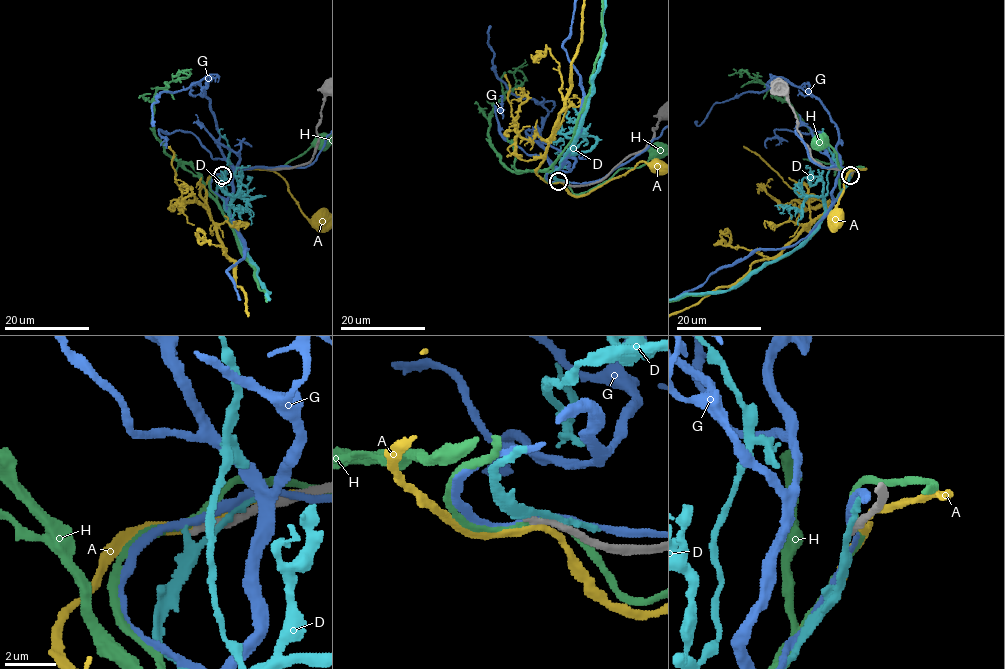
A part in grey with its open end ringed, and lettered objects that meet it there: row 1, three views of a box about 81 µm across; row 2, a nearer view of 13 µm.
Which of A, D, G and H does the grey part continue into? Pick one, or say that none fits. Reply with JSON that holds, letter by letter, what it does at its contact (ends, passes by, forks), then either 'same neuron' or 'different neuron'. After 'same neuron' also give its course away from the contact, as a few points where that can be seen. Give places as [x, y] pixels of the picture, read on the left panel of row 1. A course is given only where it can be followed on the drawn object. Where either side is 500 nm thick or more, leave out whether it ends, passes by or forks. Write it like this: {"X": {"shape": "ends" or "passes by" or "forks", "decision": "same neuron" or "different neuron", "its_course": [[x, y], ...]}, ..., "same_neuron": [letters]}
{"A": {"shape": "passes by", "decision": "different neuron"}, "D": {"shape": "passes by", "decision": "different neuron"}, "G": {"shape": "passes by", "decision": "different neuron"}, "H": {"shape": "passes by", "decision": "different neuron"}, "same_neuron": []}

